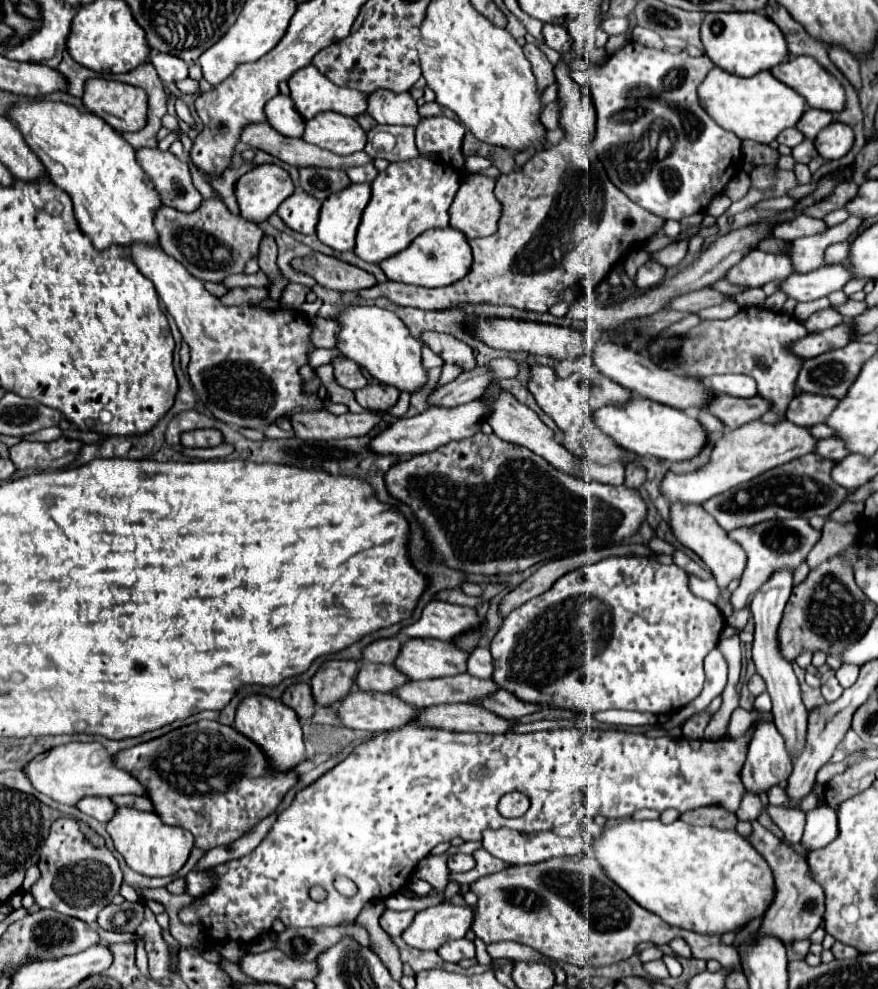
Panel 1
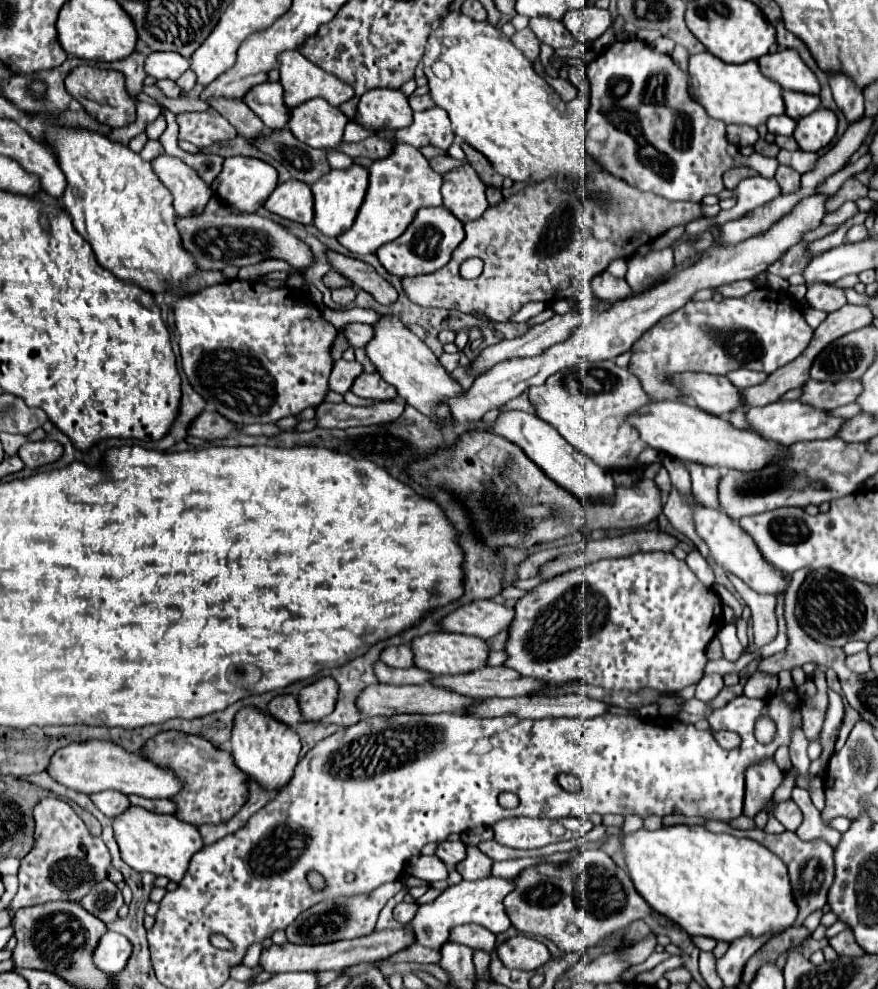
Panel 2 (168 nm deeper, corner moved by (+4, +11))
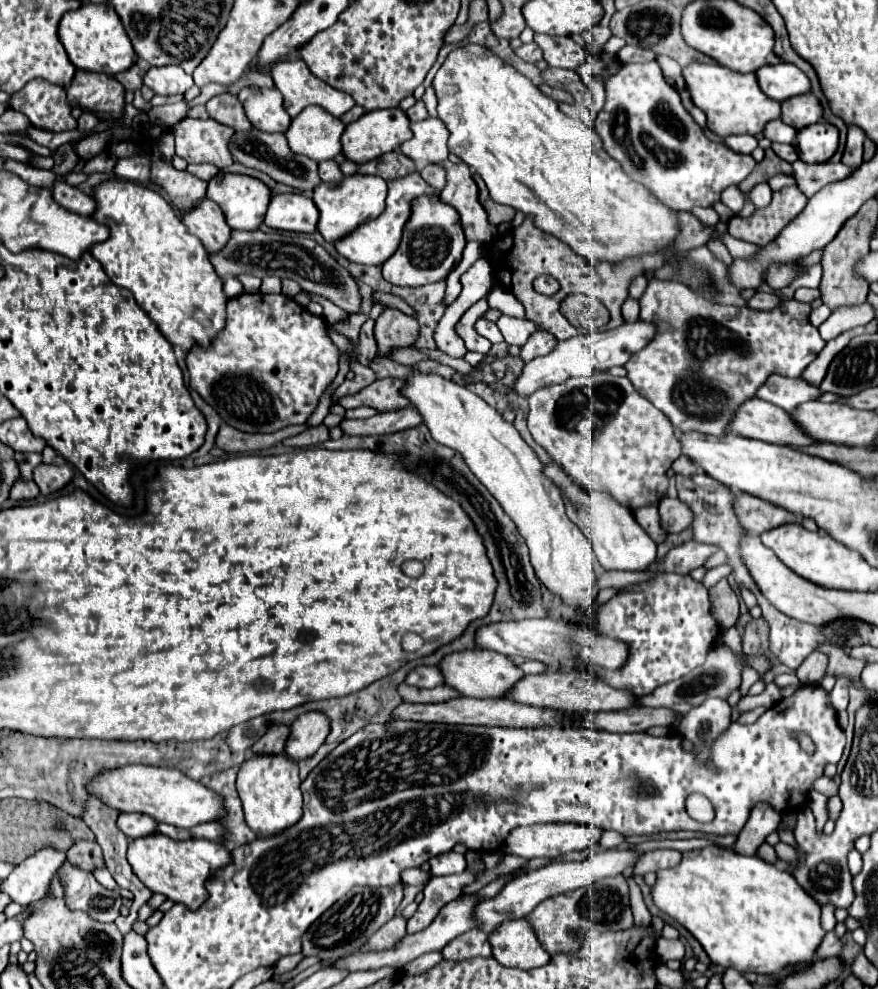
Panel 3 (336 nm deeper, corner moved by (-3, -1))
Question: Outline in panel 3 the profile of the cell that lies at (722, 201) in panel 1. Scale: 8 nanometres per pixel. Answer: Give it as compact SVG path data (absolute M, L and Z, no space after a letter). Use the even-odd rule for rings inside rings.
M696 207L694 211L692 211L704 225L716 225L718 221L720 221L720 217L718 217L718 213L712 209L712 207Z

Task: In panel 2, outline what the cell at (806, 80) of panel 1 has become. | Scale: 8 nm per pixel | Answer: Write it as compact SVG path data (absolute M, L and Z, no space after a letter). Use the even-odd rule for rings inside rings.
M783 49L777 53L767 53L757 59L761 73L781 85L783 89L801 91L817 95L821 91L815 73L801 61L795 49Z

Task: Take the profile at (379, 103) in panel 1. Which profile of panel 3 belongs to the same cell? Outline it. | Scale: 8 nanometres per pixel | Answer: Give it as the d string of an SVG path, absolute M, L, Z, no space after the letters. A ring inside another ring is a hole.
M376 109L376 111L364 113L358 121L354 121L346 127L346 133L342 135L342 147L344 147L342 153L354 163L364 163L364 161L376 159L388 151L394 151L410 137L412 137L410 121L402 109Z

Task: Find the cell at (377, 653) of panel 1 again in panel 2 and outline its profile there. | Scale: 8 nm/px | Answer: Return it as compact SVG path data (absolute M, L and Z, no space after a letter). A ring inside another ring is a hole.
M399 645L399 647L387 647L381 653L381 661L389 667L397 667L397 669L409 669L413 667L413 651L409 645Z

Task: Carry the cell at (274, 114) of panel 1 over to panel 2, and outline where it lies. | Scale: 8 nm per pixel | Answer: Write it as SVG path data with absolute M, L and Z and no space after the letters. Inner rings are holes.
M265 81L255 85L245 93L243 101L269 129L283 129L289 121L289 107L283 101L281 83Z

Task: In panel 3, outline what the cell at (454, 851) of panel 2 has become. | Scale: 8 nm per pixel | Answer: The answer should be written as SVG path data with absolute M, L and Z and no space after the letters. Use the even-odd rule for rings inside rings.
M456 851L430 859L432 875L456 875L456 873L462 873L464 869L466 869L466 859L464 859L464 855L456 853Z

